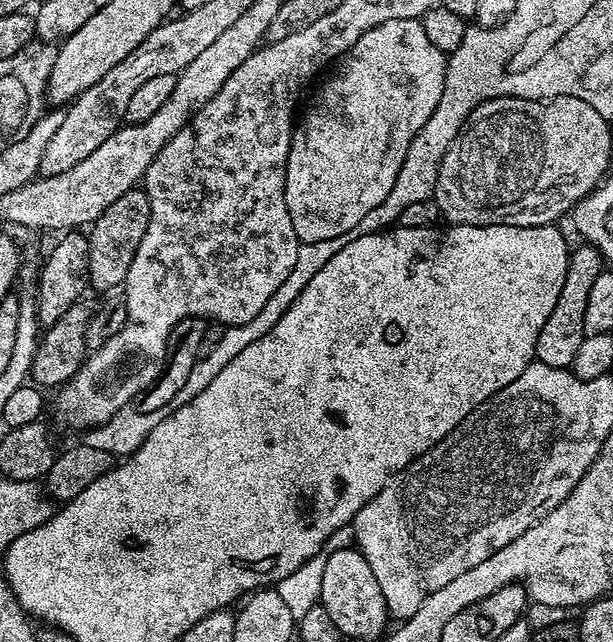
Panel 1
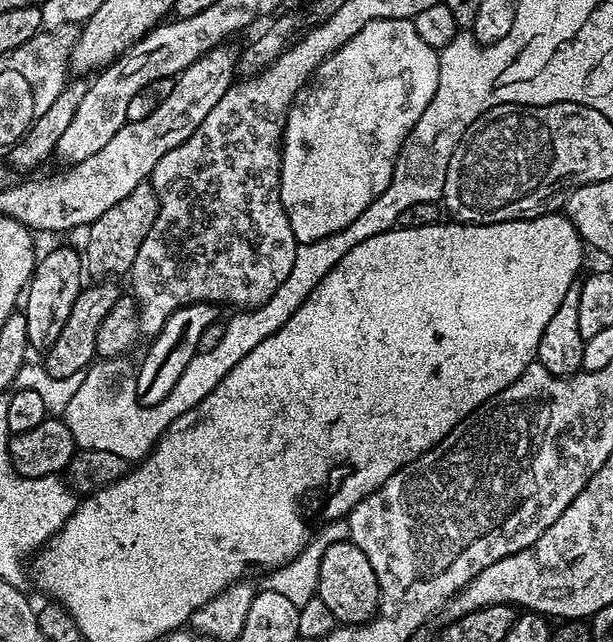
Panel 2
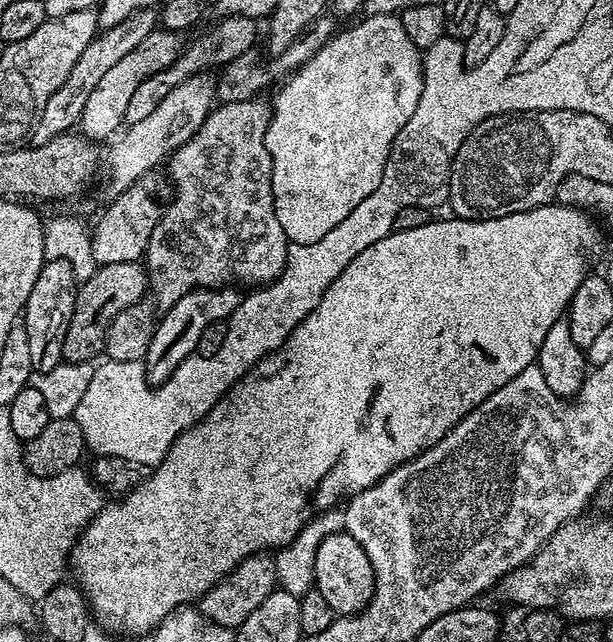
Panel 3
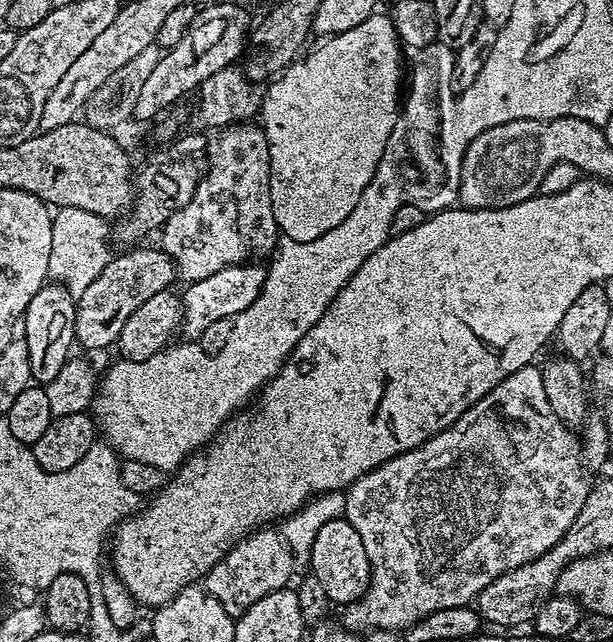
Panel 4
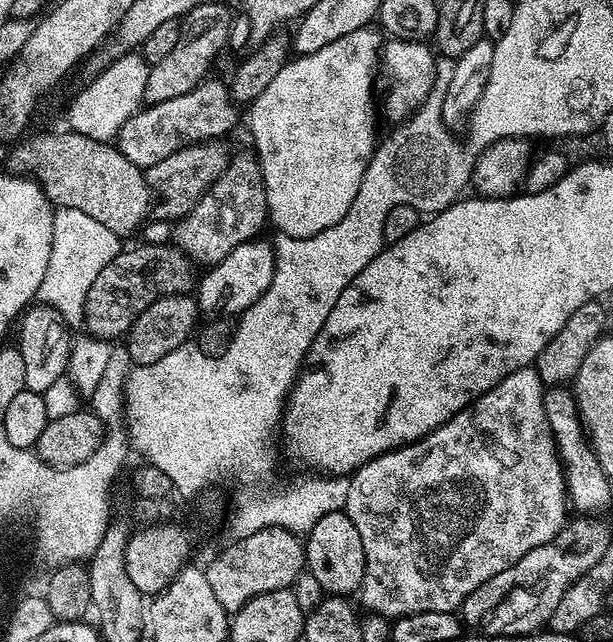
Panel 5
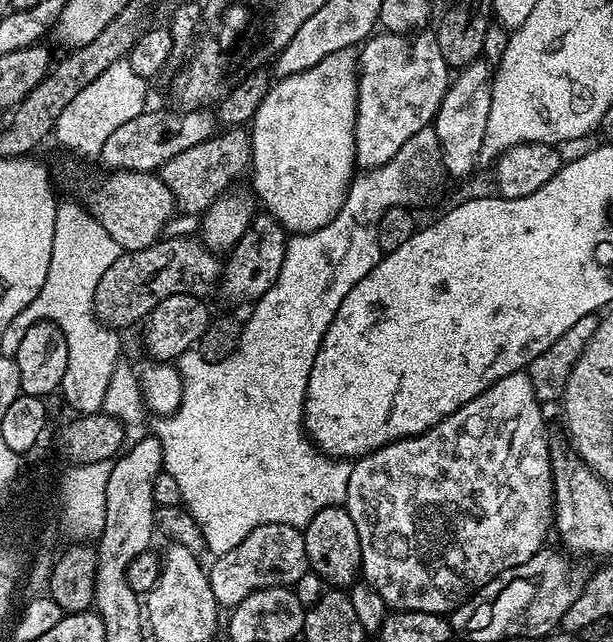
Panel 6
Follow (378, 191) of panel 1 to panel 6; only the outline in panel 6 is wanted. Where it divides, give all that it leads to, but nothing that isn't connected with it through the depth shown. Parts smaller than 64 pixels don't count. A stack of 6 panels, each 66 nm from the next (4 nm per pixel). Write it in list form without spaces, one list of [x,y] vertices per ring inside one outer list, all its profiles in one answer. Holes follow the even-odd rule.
[[[345,50],[335,52],[322,62],[318,62],[309,68],[303,68],[289,76],[281,76],[269,87],[266,98],[258,106],[258,110],[252,115],[250,121],[250,135],[252,137],[252,163],[250,165],[250,177],[252,176],[252,188],[255,199],[265,204],[269,215],[279,221],[289,233],[299,234],[302,232],[316,231],[322,225],[327,224],[335,218],[342,202],[348,193],[348,186],[352,183],[354,167],[356,163],[356,101],[358,99],[358,56],[355,51]]]

